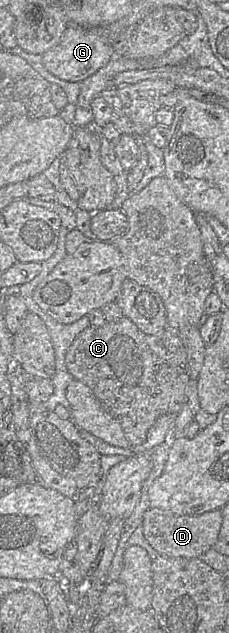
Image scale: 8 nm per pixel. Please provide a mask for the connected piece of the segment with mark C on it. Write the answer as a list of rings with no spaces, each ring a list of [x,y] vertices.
[[[122,316],[101,326],[89,325],[81,331],[66,353],[66,367],[74,378],[84,382],[101,402],[104,409],[116,419],[130,445],[143,444],[150,428],[165,414],[177,416],[185,403],[190,380],[187,353],[178,329],[166,327],[161,333],[148,335],[129,318]]]

